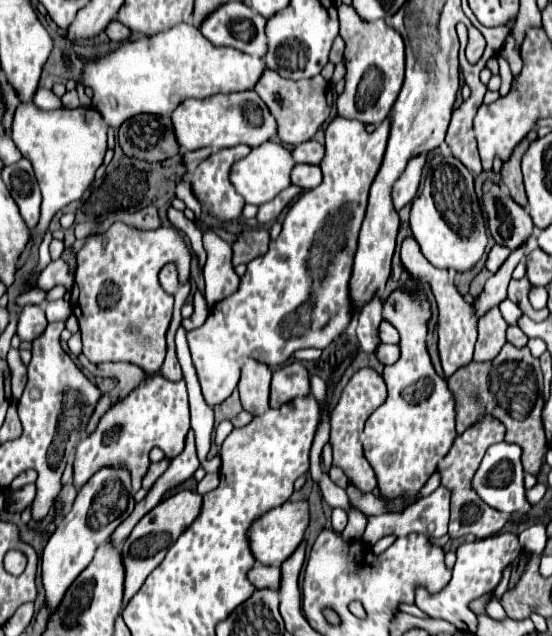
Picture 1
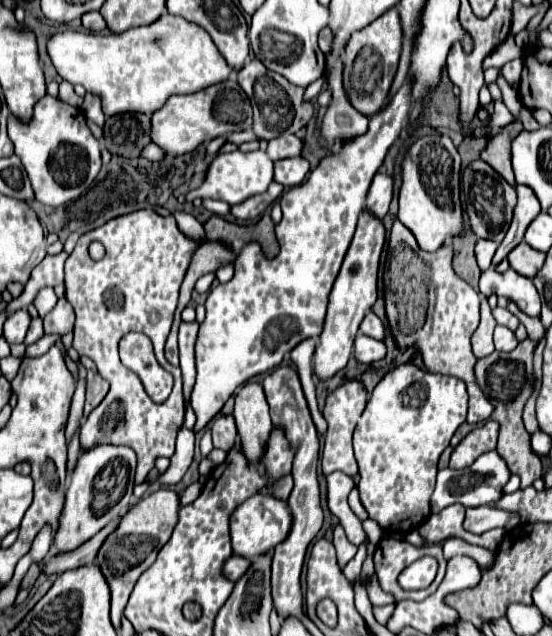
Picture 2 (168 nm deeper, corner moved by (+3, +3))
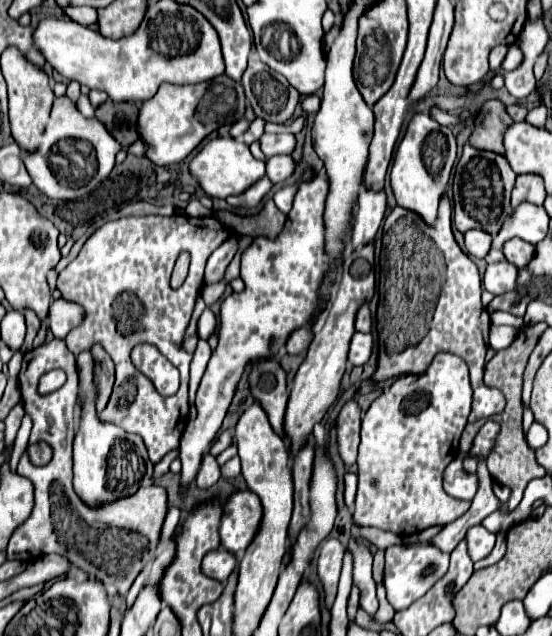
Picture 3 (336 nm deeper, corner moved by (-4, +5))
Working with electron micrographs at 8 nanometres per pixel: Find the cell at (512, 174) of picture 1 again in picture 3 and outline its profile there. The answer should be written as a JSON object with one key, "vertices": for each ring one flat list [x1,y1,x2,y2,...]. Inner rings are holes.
{"vertices":[[497,100,487,102,481,108,481,118,475,122,473,134,471,134,471,146,477,150,489,150,495,154,503,152,503,134,513,124,511,116,505,112,505,106]]}

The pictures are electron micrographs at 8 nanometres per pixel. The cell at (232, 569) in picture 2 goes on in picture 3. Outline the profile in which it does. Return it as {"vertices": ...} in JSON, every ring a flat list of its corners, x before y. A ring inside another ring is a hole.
{"vertices":[[217,548,215,552,209,552,203,558,203,572,211,578,219,578,221,582,225,582,233,570,237,568,237,556,233,552,227,552,225,548]]}

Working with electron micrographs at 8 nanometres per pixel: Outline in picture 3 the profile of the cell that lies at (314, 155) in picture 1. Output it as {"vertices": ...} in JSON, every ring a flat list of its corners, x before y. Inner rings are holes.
{"vertices":[[283,132,283,134,263,134,261,138,261,150,265,158,271,158,275,154,291,154,295,150,295,134]]}

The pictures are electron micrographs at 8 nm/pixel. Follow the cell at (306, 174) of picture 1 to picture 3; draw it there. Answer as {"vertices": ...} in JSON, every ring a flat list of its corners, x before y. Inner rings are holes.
{"vertices":[[273,156,267,160,267,178,273,182,273,184,279,184,279,182,285,182,287,178,293,176,295,172,295,160,293,156]]}

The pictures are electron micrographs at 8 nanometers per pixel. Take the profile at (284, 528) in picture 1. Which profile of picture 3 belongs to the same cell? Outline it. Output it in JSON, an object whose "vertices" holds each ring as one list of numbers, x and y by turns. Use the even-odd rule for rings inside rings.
{"vertices":[[239,490,229,496,221,518,221,546,237,554,255,540,263,520,263,506,255,492]]}

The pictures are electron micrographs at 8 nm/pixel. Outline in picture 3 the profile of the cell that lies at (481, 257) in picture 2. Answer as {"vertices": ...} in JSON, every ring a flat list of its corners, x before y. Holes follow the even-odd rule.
{"vertices":[[471,230,465,234,465,246,467,252,475,258,485,258,491,250,491,234,483,232,483,230]]}

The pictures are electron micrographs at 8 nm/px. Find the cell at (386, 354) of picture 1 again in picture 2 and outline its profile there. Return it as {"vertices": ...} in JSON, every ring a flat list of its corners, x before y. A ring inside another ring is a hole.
{"vertices":[[364,334,356,336,354,340,354,360,360,362,360,364,372,364,376,360,382,360,384,354,386,354,386,346,382,340,374,340,374,338,368,338]]}

